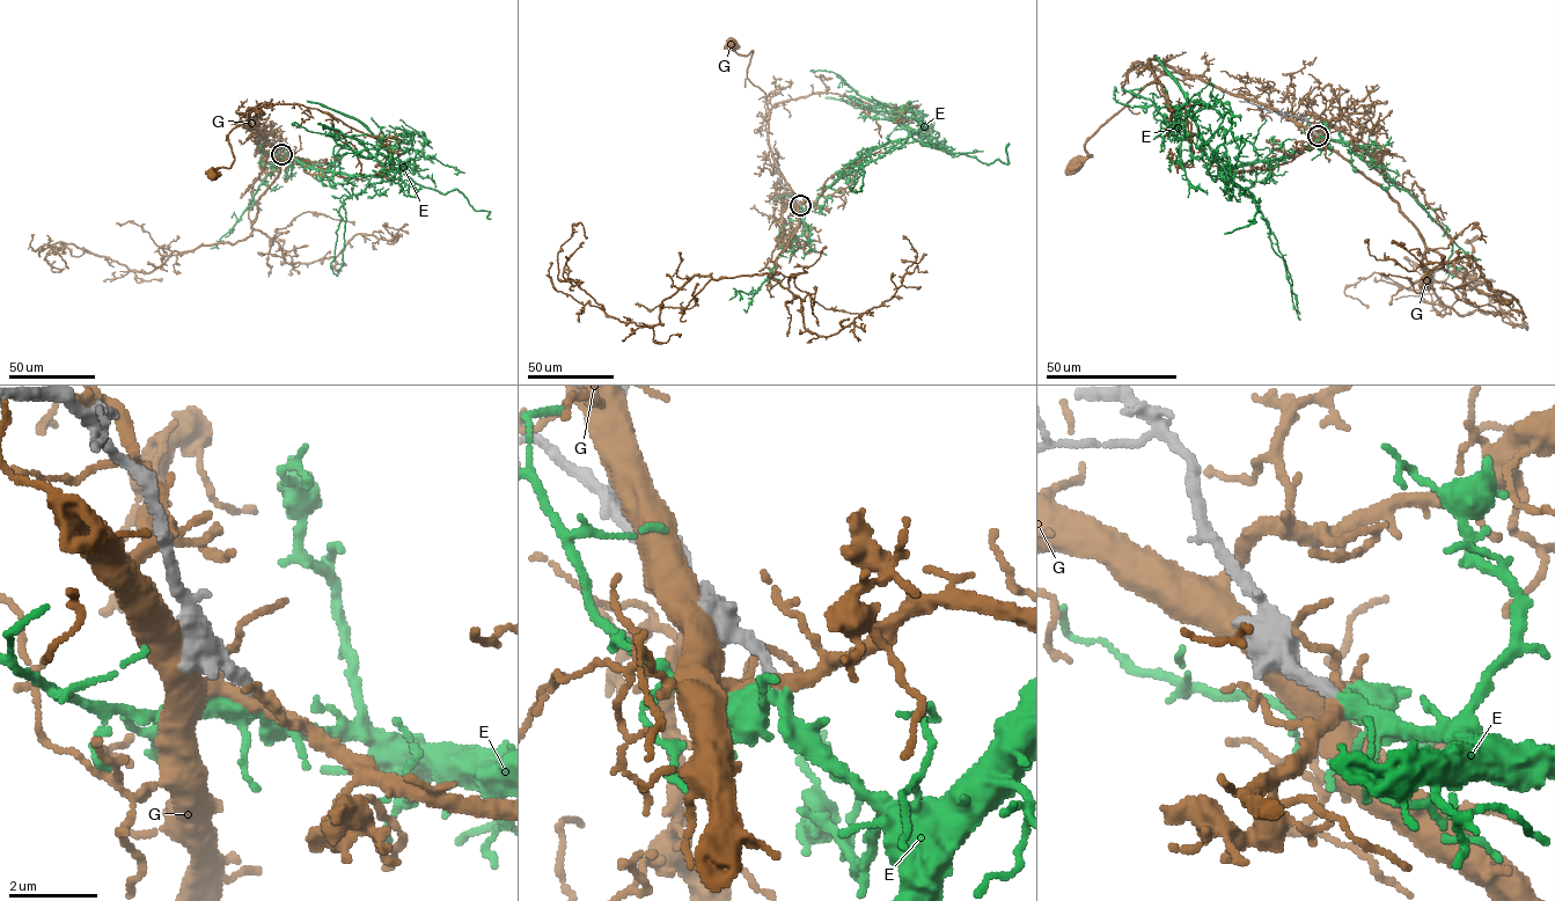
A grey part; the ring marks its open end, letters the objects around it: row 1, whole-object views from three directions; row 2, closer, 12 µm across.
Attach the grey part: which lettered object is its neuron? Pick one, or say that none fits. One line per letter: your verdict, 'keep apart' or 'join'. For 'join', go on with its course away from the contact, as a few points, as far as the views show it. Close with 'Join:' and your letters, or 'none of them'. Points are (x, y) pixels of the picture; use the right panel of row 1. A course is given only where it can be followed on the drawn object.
E: join | via (1318, 136), (1325, 138), (1269, 161), (1219, 167), (1214, 154), (1256, 210), (1255, 222), (1224, 234)
G: keep apart
Join: E

